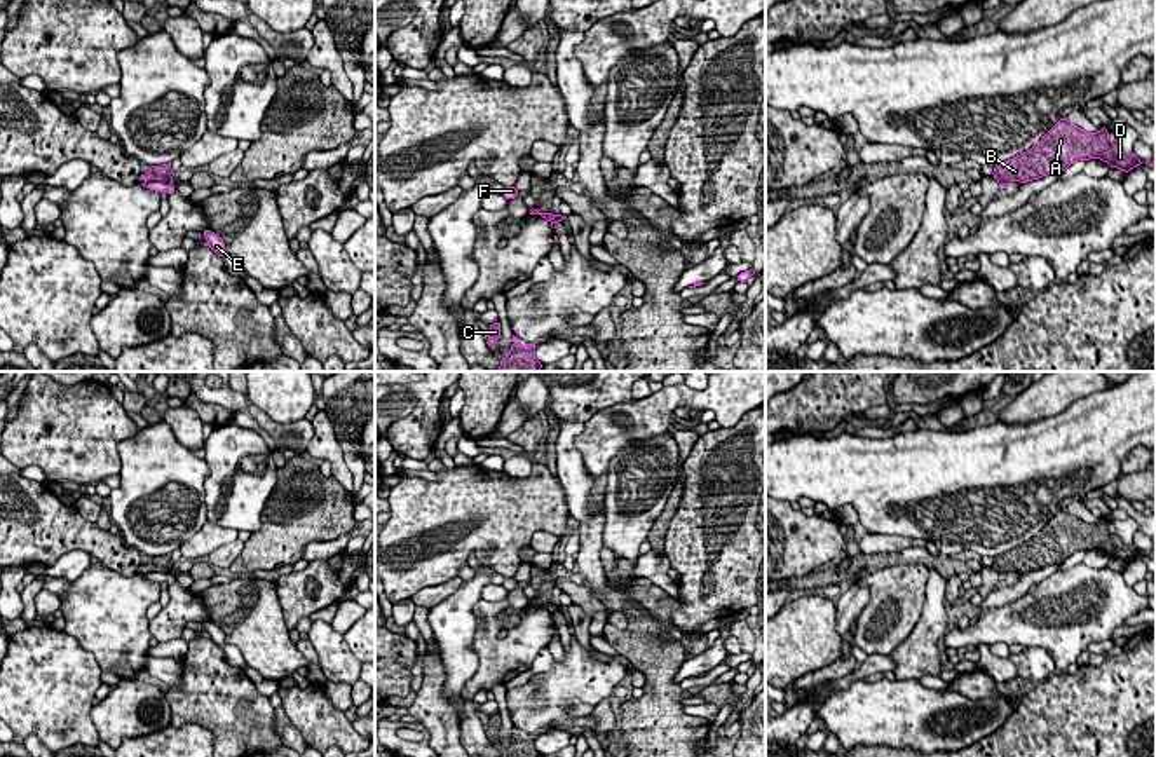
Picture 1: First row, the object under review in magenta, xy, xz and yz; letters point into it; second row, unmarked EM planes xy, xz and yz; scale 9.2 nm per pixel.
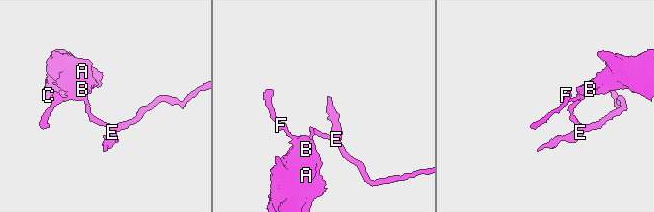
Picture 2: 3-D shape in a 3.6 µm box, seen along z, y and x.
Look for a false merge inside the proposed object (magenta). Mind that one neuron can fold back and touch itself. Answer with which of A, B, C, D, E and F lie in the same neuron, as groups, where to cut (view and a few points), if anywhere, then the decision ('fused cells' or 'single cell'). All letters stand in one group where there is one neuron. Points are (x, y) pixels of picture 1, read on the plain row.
A B C D / E F; cut in xy along (159, 571), (170, 572); fused cells

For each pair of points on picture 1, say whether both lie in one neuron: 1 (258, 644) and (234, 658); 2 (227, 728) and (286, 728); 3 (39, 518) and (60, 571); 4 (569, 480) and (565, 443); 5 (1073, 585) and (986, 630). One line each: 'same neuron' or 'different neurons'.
1: different neurons
2: different neurons
3: different neurons
4: same neuron
5: same neuron

